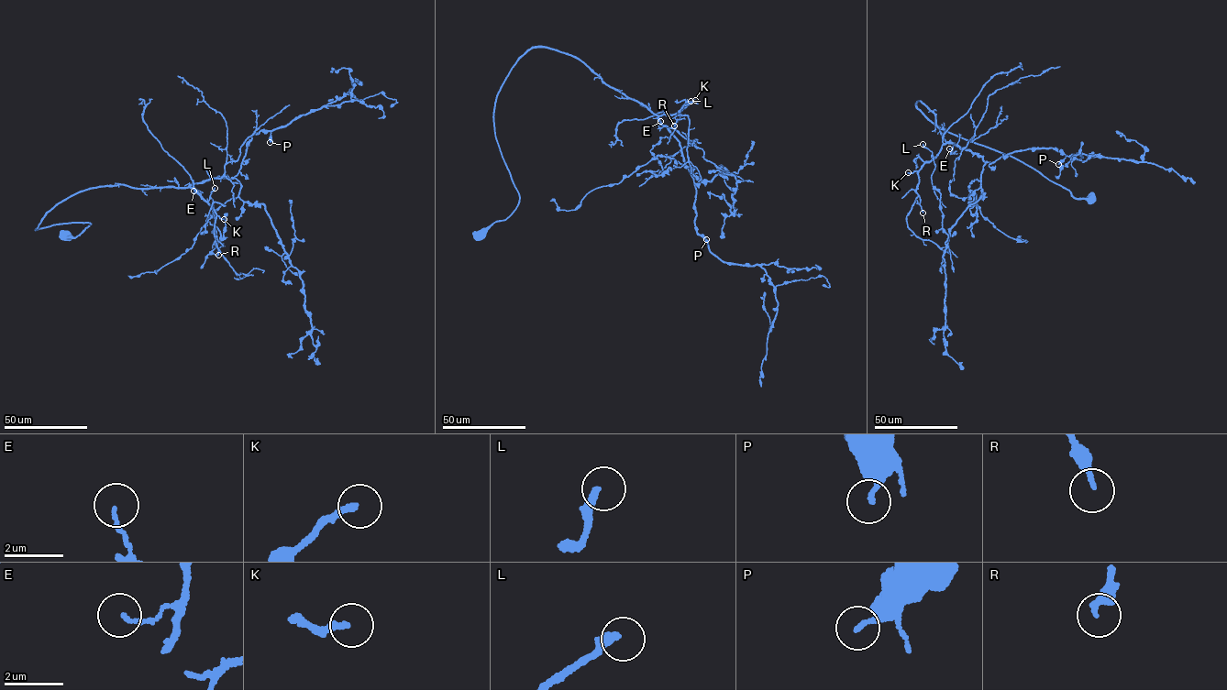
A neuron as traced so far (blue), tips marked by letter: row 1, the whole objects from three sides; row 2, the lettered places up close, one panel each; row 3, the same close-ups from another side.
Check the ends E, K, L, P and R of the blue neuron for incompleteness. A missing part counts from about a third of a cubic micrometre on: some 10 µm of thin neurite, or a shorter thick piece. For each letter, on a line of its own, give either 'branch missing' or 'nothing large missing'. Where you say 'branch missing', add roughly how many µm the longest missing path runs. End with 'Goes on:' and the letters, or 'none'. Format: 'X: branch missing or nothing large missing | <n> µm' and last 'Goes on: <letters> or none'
E: nothing large missing
K: nothing large missing
L: nothing large missing
P: nothing large missing
R: nothing large missing
Goes on: none

